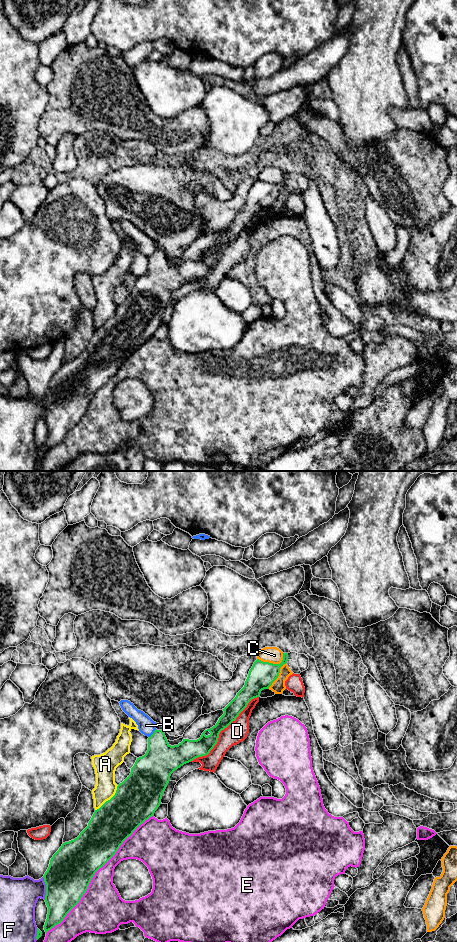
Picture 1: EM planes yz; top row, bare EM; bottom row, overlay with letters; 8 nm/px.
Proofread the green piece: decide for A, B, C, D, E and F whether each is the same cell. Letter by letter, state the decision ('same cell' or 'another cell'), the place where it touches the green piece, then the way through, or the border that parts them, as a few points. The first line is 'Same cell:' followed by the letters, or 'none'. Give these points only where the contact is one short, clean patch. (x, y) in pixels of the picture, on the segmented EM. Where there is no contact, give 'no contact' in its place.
Same cell: none
A: another cell | yz (110, 799)
B: another cell | yz (153, 733)
C: another cell | yz (272, 663) | along yz (283, 653), (283, 659), (279, 663), (263, 662), (257, 658)
D: another cell | yz (221, 730)
E: another cell | yz (94, 874)
F: another cell | yz (46, 888)

